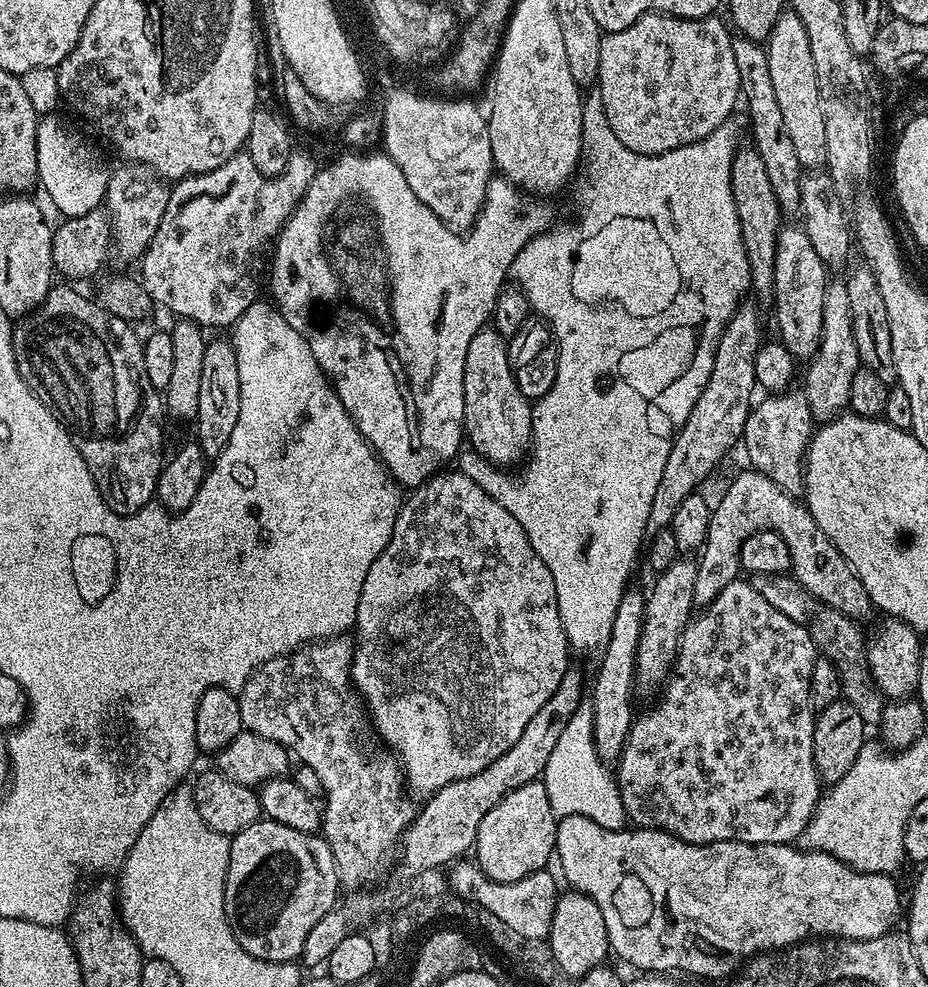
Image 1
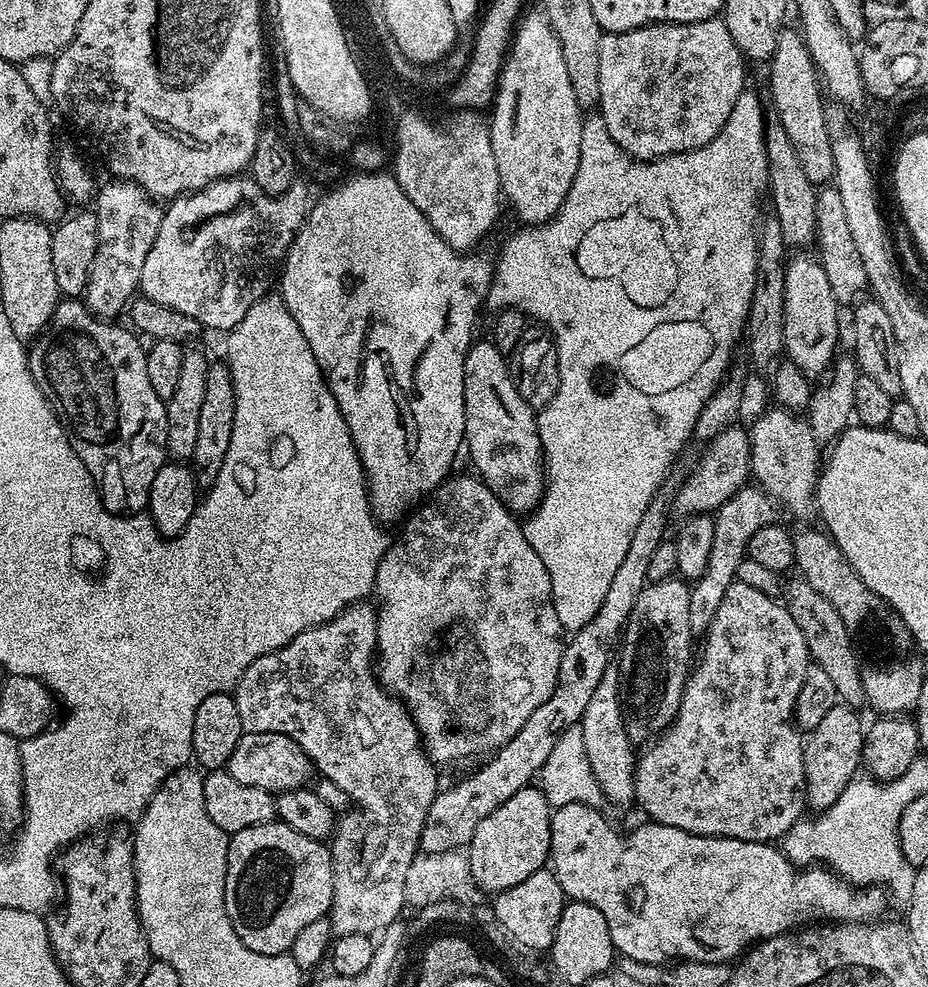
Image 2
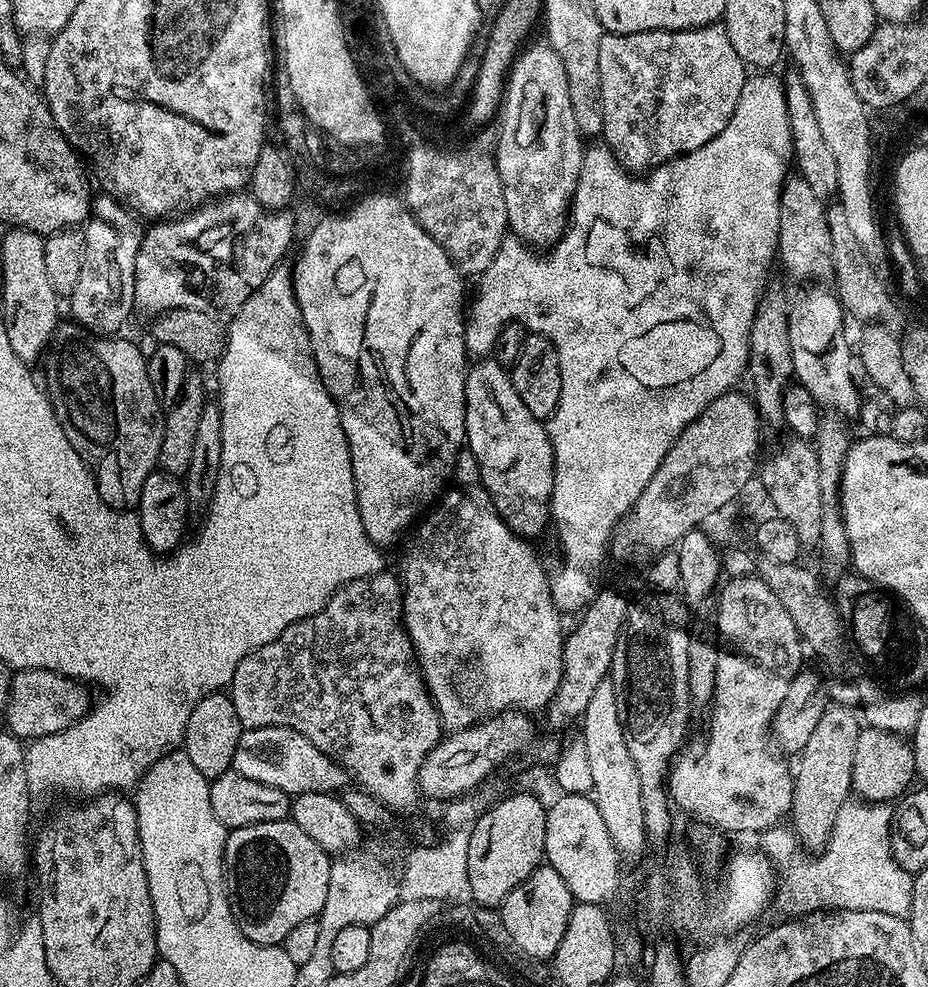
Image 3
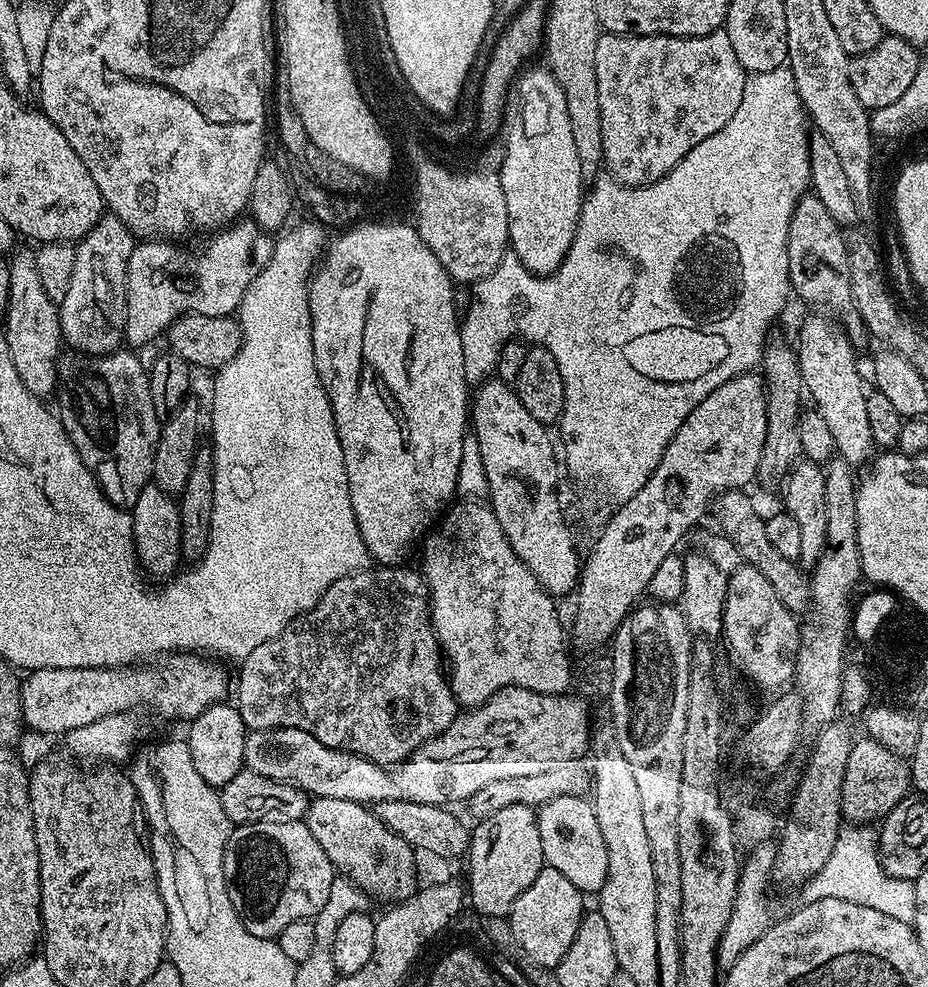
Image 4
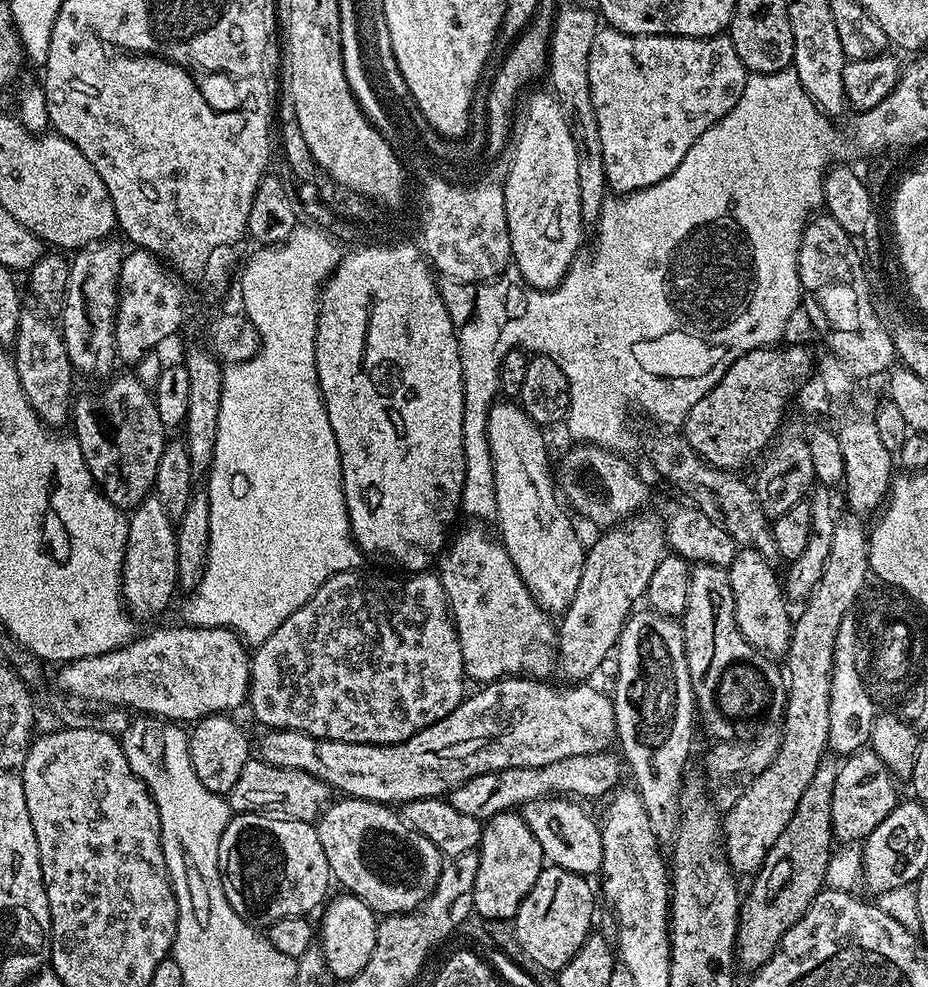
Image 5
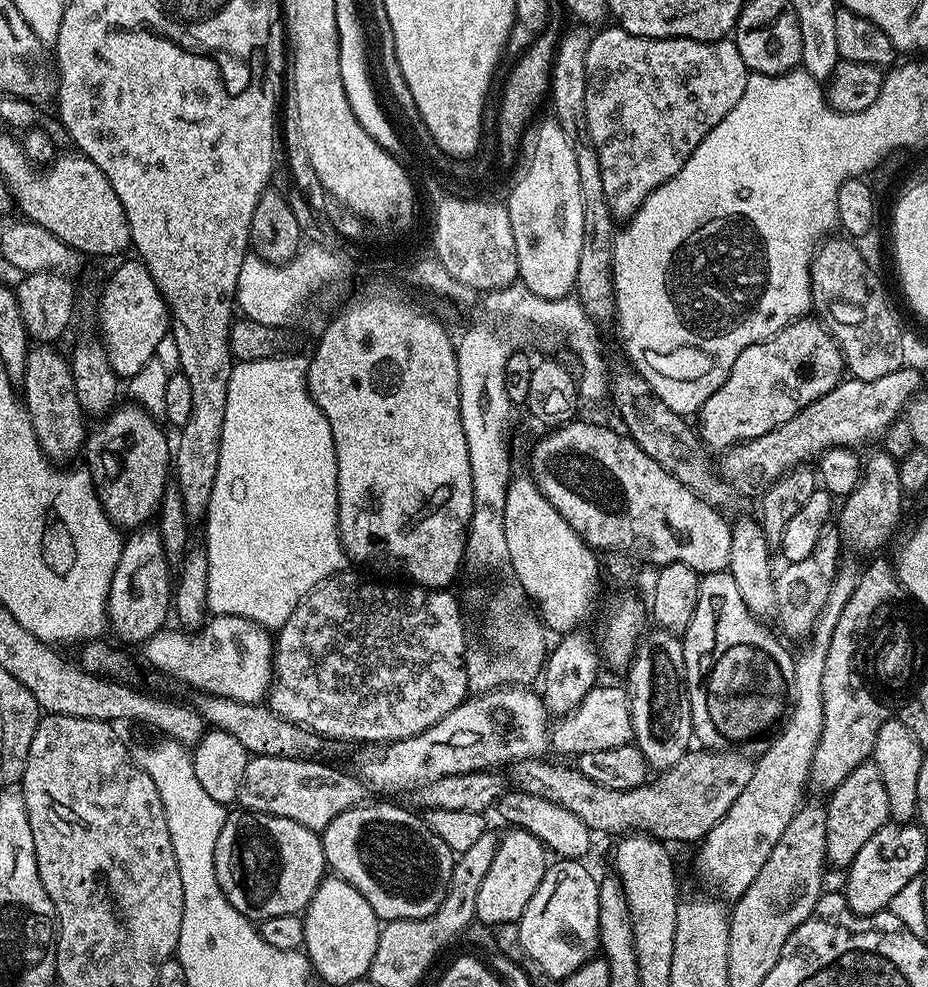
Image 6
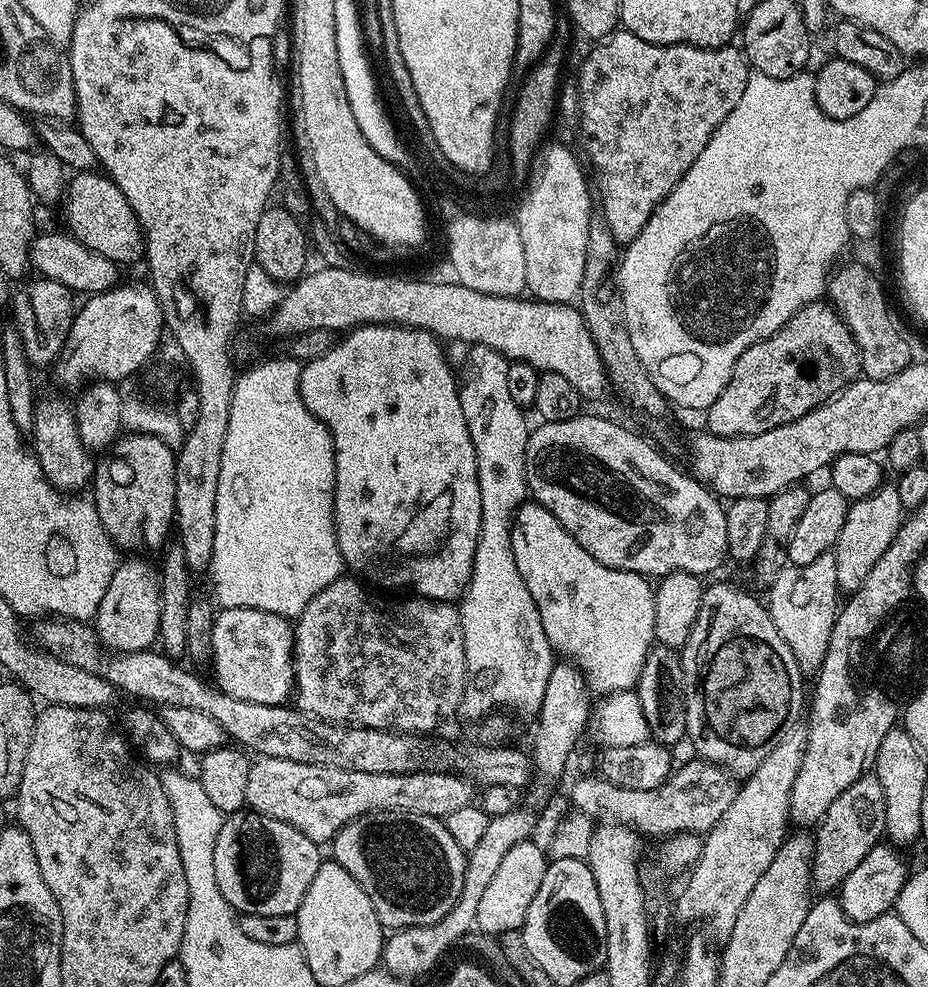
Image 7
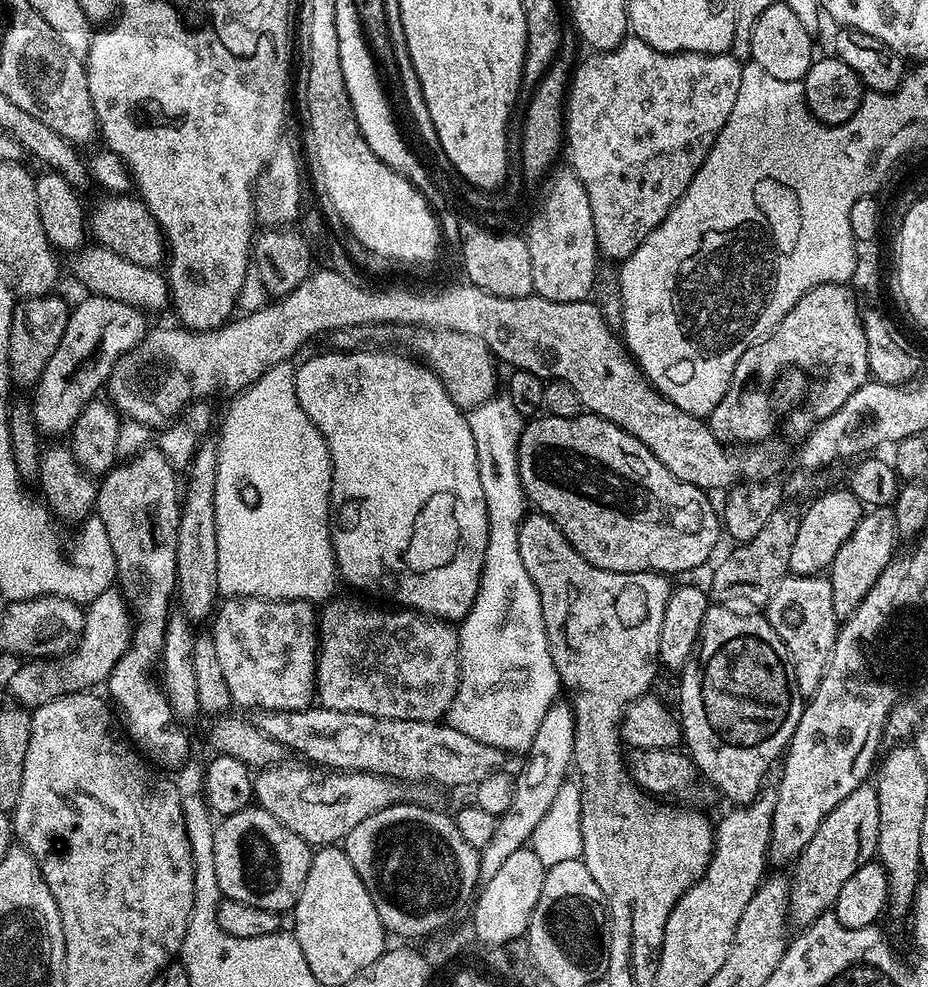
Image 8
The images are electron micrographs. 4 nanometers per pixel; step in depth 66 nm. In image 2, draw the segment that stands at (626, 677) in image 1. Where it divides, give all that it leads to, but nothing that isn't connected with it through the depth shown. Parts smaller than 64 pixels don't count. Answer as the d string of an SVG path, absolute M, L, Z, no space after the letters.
M615 663L606 666L606 674L602 674L602 679L598 682L594 695L586 705L586 714L582 714L578 730L582 734L582 739L586 745L586 758L590 758L590 770L594 770L594 778L602 790L604 800L612 804L632 804L636 798L634 790L634 778L636 777L637 757L632 756L634 745L632 739L626 734L624 725L624 705L620 695L620 670Z

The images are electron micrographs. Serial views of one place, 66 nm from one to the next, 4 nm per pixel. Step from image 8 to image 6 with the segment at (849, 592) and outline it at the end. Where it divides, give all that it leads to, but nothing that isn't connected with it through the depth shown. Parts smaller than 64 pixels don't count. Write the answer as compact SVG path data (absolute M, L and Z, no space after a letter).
M882 450L872 452L862 464L860 473L860 481L856 483L856 488L848 496L843 497L841 506L838 508L838 516L840 512L840 520L838 519L838 527L845 545L848 544L856 552L876 552L888 539L892 536L892 531L896 528L896 523L900 520L900 507L906 500L906 494L902 490L902 486L898 482L898 461L890 458L890 454L886 454Z

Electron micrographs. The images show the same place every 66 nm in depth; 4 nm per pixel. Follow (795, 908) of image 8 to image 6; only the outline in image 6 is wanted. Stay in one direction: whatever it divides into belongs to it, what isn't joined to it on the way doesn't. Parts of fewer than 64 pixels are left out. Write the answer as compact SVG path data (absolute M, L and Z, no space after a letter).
M871 762L859 764L850 774L841 782L834 791L827 797L826 807L826 850L828 851L827 863L832 864L840 870L847 869L848 865L854 862L858 850L874 838L874 834L883 824L889 823L888 799L886 798L886 786L882 786L882 774L878 774L878 766Z

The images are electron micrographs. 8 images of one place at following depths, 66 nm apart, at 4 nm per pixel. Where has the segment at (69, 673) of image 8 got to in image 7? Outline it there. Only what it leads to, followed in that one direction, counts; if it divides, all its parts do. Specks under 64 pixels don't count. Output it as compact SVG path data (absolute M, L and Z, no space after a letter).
M124 559L117 563L114 578L110 578L106 594L102 594L102 602L94 617L94 627L105 648L110 648L114 652L146 652L157 643L160 634L160 578L155 563Z

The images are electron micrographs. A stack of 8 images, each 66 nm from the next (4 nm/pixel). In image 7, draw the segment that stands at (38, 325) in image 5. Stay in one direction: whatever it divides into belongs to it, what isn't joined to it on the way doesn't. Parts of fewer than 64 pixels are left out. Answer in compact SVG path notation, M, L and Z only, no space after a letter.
M48 396L37 403L34 426L30 433L30 448L42 466L42 474L60 492L80 494L91 485L97 461L78 436L76 414L69 401L67 404L56 396Z

